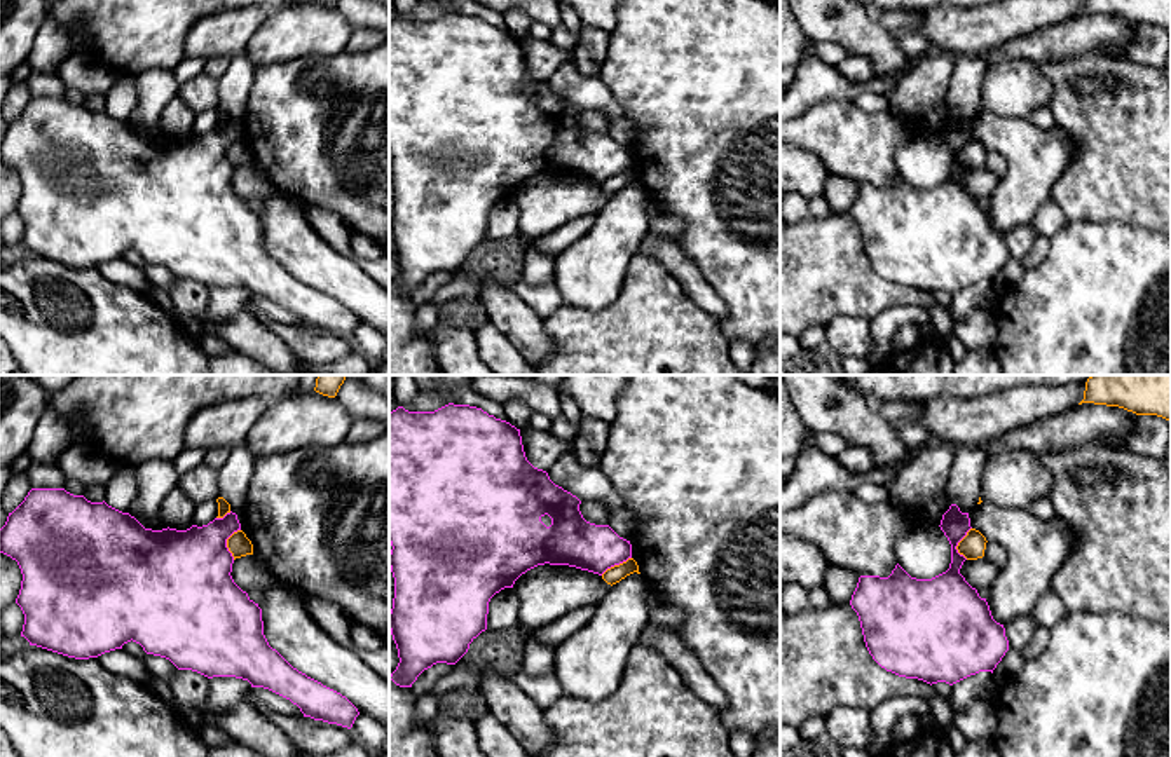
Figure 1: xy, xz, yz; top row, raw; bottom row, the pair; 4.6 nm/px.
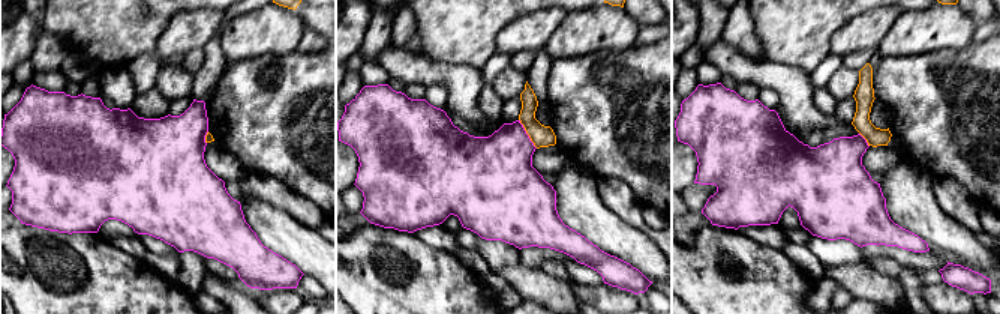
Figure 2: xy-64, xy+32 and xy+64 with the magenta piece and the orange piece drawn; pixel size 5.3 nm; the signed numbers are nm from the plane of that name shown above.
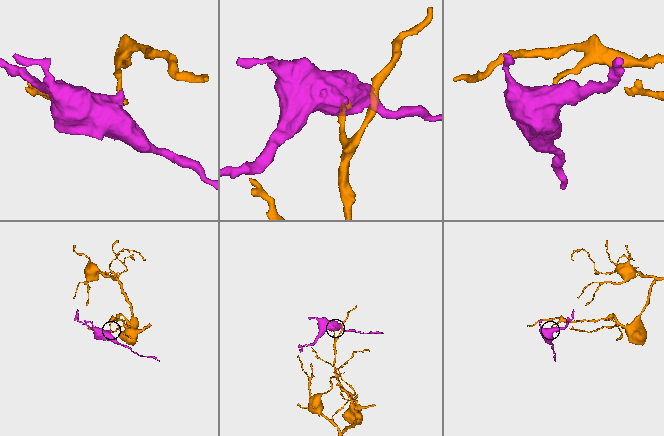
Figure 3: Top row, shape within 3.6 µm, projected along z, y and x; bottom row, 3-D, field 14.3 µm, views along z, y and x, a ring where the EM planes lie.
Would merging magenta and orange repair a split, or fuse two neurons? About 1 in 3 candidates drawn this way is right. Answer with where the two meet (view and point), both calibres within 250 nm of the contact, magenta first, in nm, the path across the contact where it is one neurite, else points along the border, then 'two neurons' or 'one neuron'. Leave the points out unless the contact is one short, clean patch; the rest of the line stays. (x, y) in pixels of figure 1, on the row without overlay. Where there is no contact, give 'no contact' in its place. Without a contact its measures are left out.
meets magenta in xy at (225, 152); 440 nm thick on the magenta side, 100 nm on the other; border along xy (239, 138), (227, 149), (227, 159), (232, 168); two neurons

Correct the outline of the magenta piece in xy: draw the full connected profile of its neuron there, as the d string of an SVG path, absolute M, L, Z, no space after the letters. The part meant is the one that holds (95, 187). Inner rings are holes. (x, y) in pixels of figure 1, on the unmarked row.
M31 98L0 138L0 162L17 171L23 190L16 213L24 223L21 246L68 267L89 269L136 251L147 263L169 269L178 279L208 288L236 286L269 298L300 317L304 326L351 338L358 317L340 302L293 277L264 244L262 218L232 188L234 166L227 148L241 140L236 122L187 140L145 138L134 126L103 112L91 112L65 98Z

